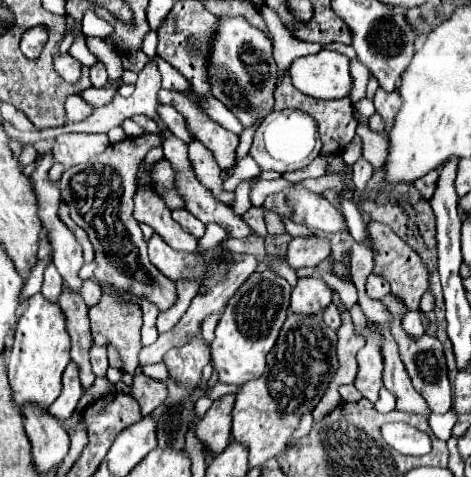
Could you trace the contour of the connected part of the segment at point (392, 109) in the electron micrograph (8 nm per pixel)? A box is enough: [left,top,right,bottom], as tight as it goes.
[373,89,401,133]

